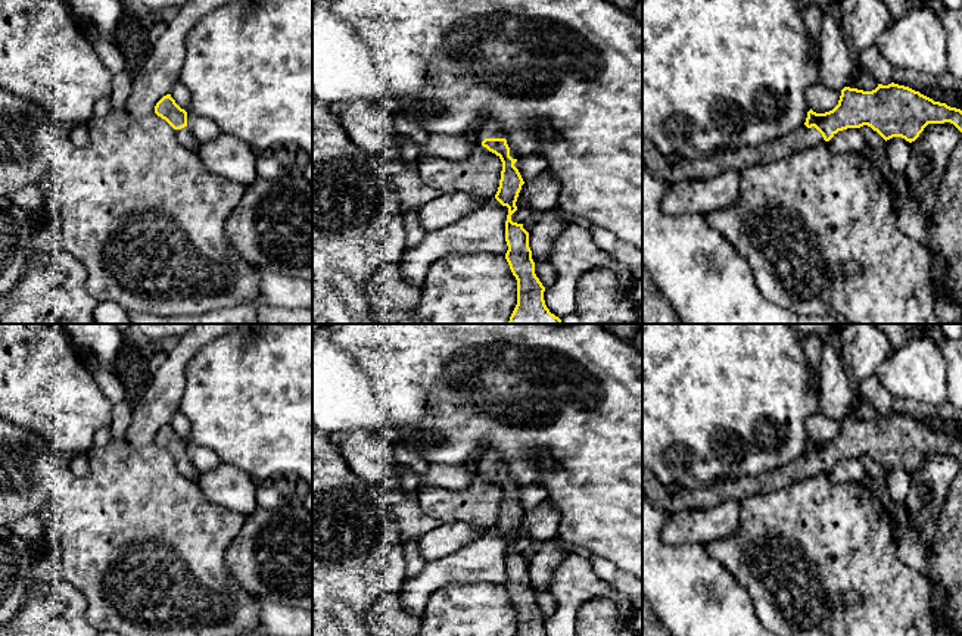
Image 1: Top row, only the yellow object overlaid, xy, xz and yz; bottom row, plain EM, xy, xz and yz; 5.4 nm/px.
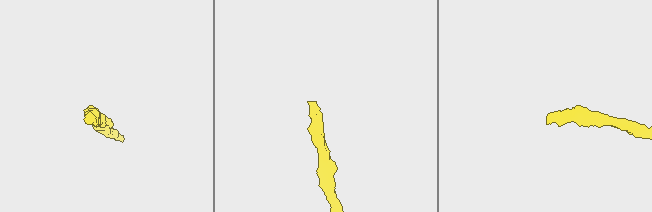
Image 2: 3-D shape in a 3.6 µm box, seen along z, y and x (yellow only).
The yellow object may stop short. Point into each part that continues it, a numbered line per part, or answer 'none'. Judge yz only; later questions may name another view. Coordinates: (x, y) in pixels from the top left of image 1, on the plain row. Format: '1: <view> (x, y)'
1: yz (675, 498)

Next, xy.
1: xy (184, 465)

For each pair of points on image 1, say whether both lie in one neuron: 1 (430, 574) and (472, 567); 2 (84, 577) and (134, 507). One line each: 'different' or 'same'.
1: same
2: same

